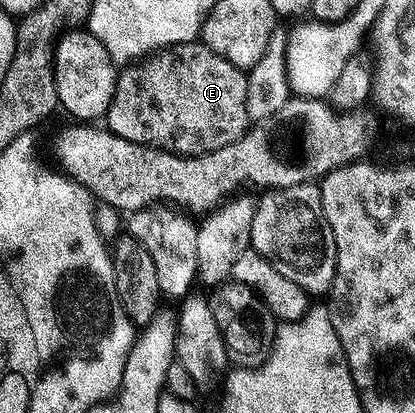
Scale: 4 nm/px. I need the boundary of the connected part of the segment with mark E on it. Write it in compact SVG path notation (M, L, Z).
M177 44L120 69L107 113L107 127L127 142L176 152L178 156L201 156L204 152L214 152L238 140L251 127L247 110L248 81L249 77L242 68L227 62L227 58L215 54L215 50L205 44Z

